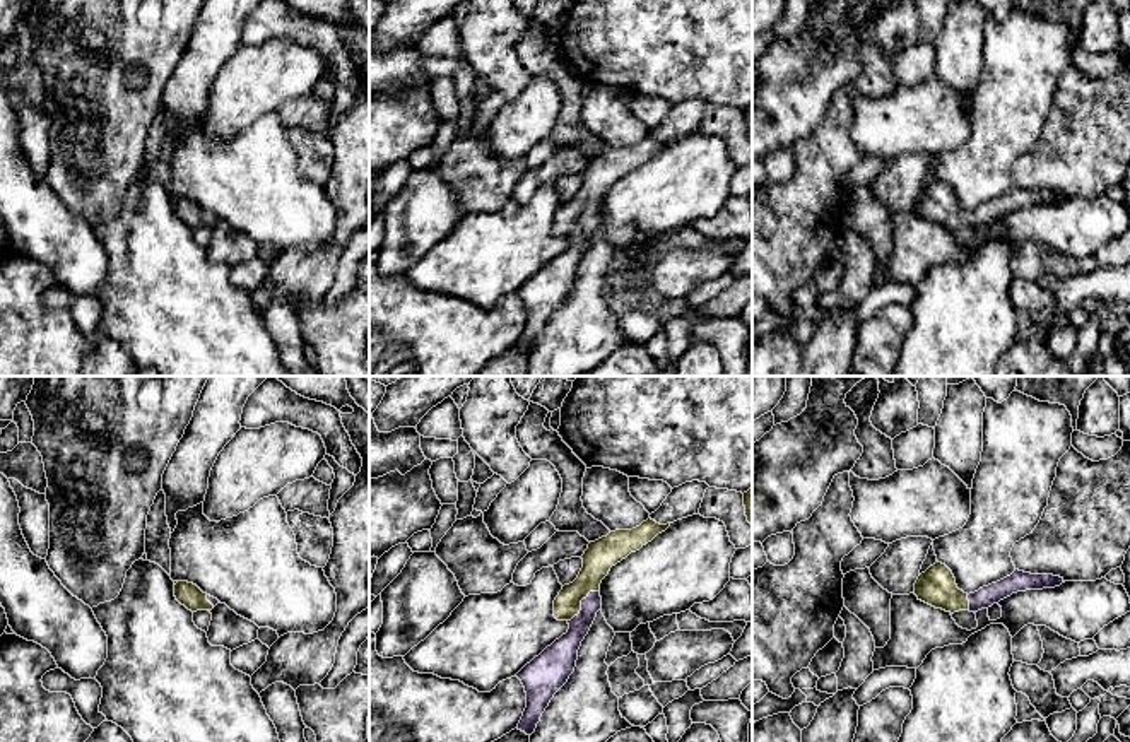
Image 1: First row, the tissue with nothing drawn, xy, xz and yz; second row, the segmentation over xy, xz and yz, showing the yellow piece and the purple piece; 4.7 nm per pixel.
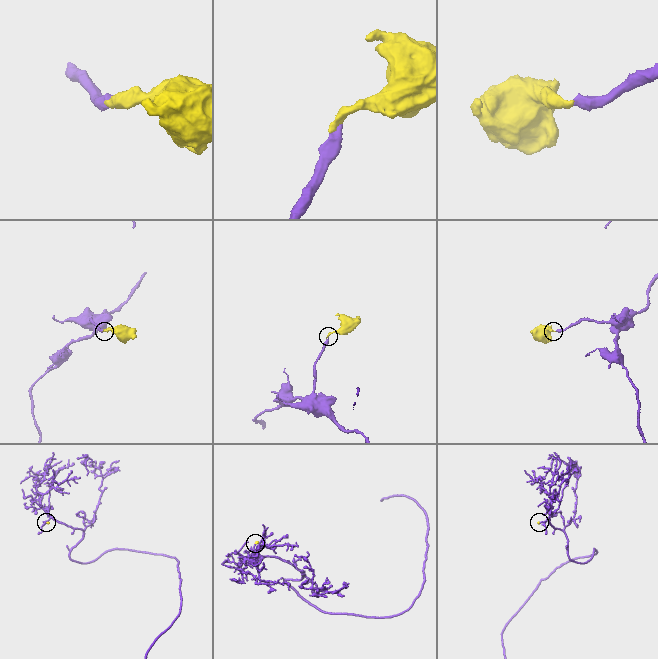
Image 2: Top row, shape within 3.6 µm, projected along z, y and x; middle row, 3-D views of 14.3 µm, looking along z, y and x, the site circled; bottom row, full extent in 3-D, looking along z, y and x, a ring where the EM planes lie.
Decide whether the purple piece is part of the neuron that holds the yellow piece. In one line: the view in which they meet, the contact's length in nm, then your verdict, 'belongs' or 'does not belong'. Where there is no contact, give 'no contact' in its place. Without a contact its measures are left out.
xz | 200 nm | belongs

